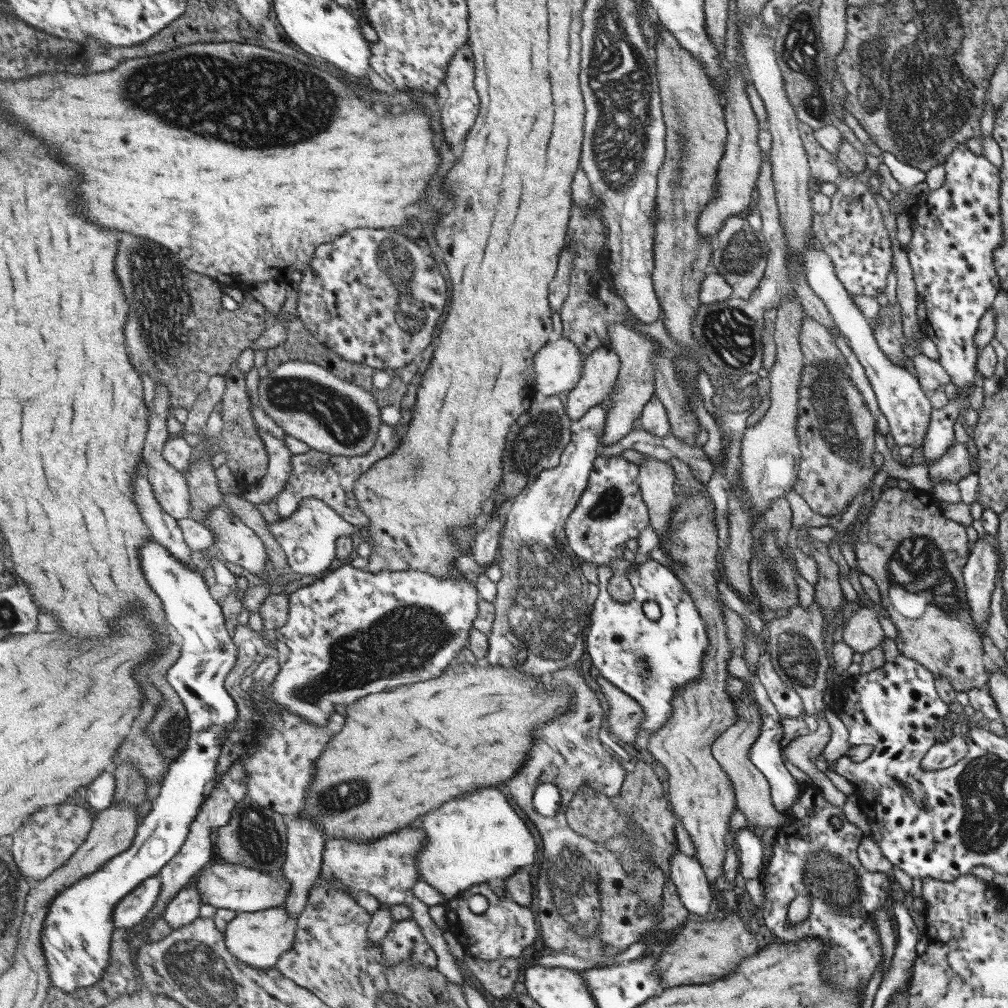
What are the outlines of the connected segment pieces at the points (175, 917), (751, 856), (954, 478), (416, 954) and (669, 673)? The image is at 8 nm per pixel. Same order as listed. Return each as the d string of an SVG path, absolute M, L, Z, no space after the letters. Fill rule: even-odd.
M187 887L183 889L170 902L170 906L162 916L174 930L179 930L182 926L191 924L201 917L201 907L203 906L198 888Z
M744 826L733 837L737 851L738 872L744 880L759 878L762 868L762 844L760 838L753 833L753 828Z
M955 440L947 452L928 467L928 477L932 484L944 480L957 483L970 473L970 455L965 446Z
M411 917L395 921L381 943L382 951L386 953L385 966L400 962L424 964L429 968L438 966L437 953L422 931L422 925Z
M648 559L635 569L626 570L627 580L633 589L633 598L623 604L615 602L606 592L606 586L612 574L611 567L598 566L596 573L599 594L588 613L587 656L601 677L641 705L645 719L639 725L636 737L643 736L649 743L649 736L659 728L663 728L663 724L671 716L670 700L673 699L674 692L685 687L687 683L694 683L700 677L703 654L709 644L706 628L703 627L703 621L701 621L695 605L691 603L691 597L687 595L685 587L677 581L677 577L669 568L660 565L657 561ZM647 601L653 601L659 607L660 618L655 622L645 618L641 610L642 604Z

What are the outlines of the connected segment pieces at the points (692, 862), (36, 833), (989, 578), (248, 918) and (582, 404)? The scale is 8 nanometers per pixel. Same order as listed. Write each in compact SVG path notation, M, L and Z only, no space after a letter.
M678 850L669 858L668 865L670 881L676 888L681 904L688 912L699 917L705 915L711 904L711 895L702 866L697 860L685 856Z
M61 804L59 808L49 808L39 812L35 820L23 823L19 832L15 832L10 851L19 865L23 876L36 883L54 875L70 861L79 847L85 844L91 829L94 827L95 817L85 806L79 804Z
M987 536L978 537L970 549L966 563L962 566L963 585L975 623L974 629L983 636L985 621L989 618L989 600L993 591L993 580L997 570L997 555Z
M286 907L268 908L257 912L244 912L229 922L224 932L231 952L247 964L261 969L277 968L278 960L287 954L297 942L298 919L290 915Z
M610 346L599 347L586 355L583 378L566 398L566 411L573 421L581 420L591 407L611 394L619 367L619 356Z

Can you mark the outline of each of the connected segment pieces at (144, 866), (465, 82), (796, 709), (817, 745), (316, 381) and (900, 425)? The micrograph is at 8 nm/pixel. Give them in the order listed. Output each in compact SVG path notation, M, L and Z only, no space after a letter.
M147 541L146 546L141 548L141 555L142 568L145 569L147 581L161 598L163 606L167 608L167 622L179 632L177 640L181 646L181 657L169 670L167 680L179 693L189 712L190 739L188 747L170 765L165 780L161 782L158 797L154 799L151 810L138 826L133 844L124 853L107 862L101 870L79 879L53 899L44 920L41 944L52 986L68 993L81 988L95 987L106 974L112 961L111 947L116 925L114 919L116 906L142 882L159 875L162 868L167 867L167 864L178 856L190 835L192 824L198 818L198 812L206 801L206 788L210 780L217 775L219 757L222 755L222 748L226 745L229 732L239 722L239 706L225 690L225 678L233 670L239 652L229 630L225 628L222 605L209 592L207 586L209 582L205 581L201 571L197 572L197 569L190 567L186 562L176 559L170 550L157 541Z
M468 40L462 47L459 47L457 54L450 60L449 72L445 78L449 97L440 112L443 130L445 130L447 140L451 142L453 148L455 148L457 144L461 144L463 140L466 140L467 134L469 134L471 128L475 126L480 114L482 102L475 86L475 65L475 53Z
M768 653L760 654L756 662L755 675L764 686L771 704L775 706L775 710L781 717L793 718L804 715L799 695L781 682L773 670Z
M823 719L818 721L817 729L793 737L782 749L785 760L802 770L831 806L842 807L846 796L833 785L825 772L816 766L816 756L822 752L829 740L831 730Z
M289 360L275 367L266 378L259 382L258 395L263 410L283 429L305 442L311 449L341 456L359 456L369 452L378 439L381 421L381 408L374 393L354 382L342 380L330 369L321 365L299 360Z
M819 244L807 245L804 252L804 274L811 290L824 302L828 314L838 328L839 334L847 342L847 346L852 350L861 366L864 368L865 376L869 380L877 408L887 420L889 434L893 442L900 446L912 446L917 448L925 436L930 411L928 395L922 390L919 381L905 368L895 366L879 350L869 319L863 315L859 308L851 303L849 293L842 287L833 272L829 257L823 252Z

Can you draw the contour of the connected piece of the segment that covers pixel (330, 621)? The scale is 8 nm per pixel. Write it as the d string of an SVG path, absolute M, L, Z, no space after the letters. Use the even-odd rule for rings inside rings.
M337 564L323 578L290 594L289 621L274 631L277 656L280 659L280 673L270 692L251 687L249 695L255 699L261 716L262 730L254 742L249 744L247 754L254 753L256 744L272 729L279 719L275 712L283 707L315 726L329 726L335 713L335 704L351 706L364 696L387 692L404 684L415 684L439 678L450 667L463 648L469 647L470 634L478 619L478 581L482 576L476 573L461 578L439 578L431 573L418 570L381 571L377 574L363 571L349 565ZM266 698L276 700L278 708L271 713Z

